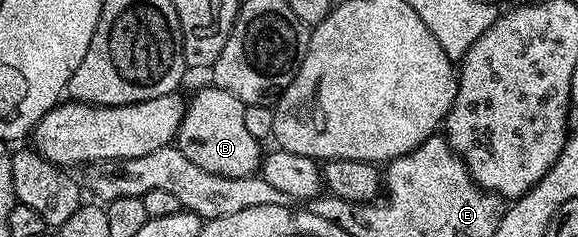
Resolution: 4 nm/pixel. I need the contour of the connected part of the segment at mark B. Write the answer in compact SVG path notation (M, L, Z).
M218 87L199 89L186 102L179 127L177 148L205 171L222 177L250 177L261 165L261 142L245 127L243 102Z

